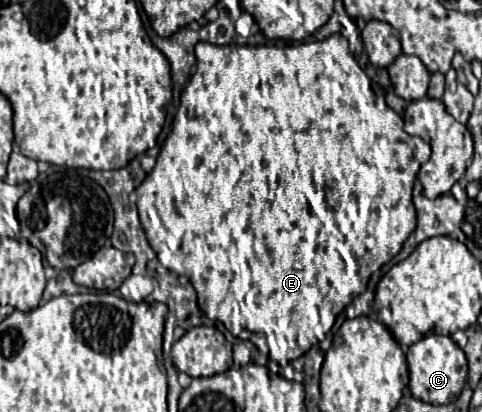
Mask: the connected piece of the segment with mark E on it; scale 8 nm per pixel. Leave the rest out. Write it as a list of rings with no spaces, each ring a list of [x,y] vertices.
[[[332,34],[320,42],[302,42],[296,46],[214,46],[208,42],[198,42],[196,72],[182,92],[180,108],[172,122],[172,132],[162,146],[154,170],[136,188],[142,228],[152,250],[158,254],[160,264],[170,272],[184,274],[192,282],[198,306],[208,318],[220,320],[232,336],[251,341],[260,352],[280,367],[285,367],[326,338],[338,314],[366,290],[370,274],[390,262],[416,228],[412,186],[420,166],[430,158],[430,144],[418,136],[406,134],[402,126],[402,116],[388,108],[384,90],[370,82],[348,50],[348,40],[342,34]]]

